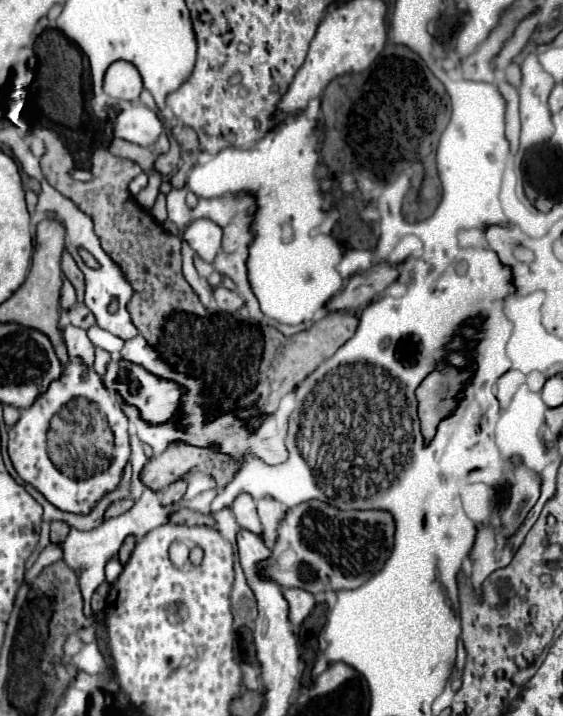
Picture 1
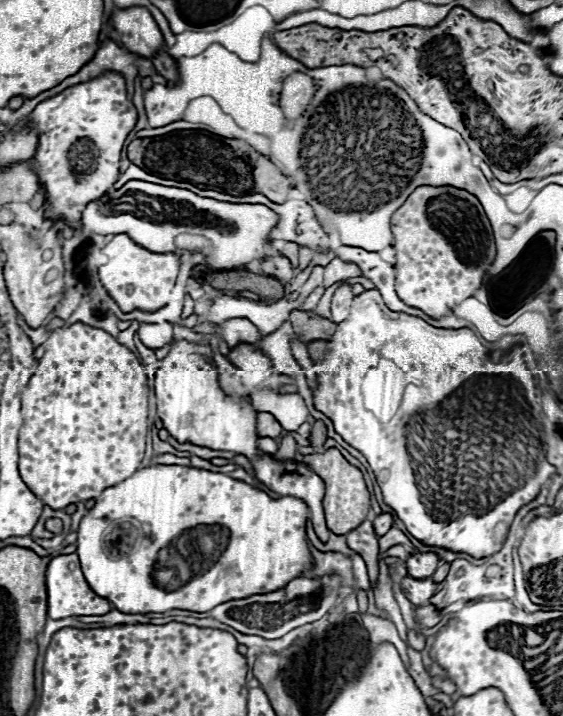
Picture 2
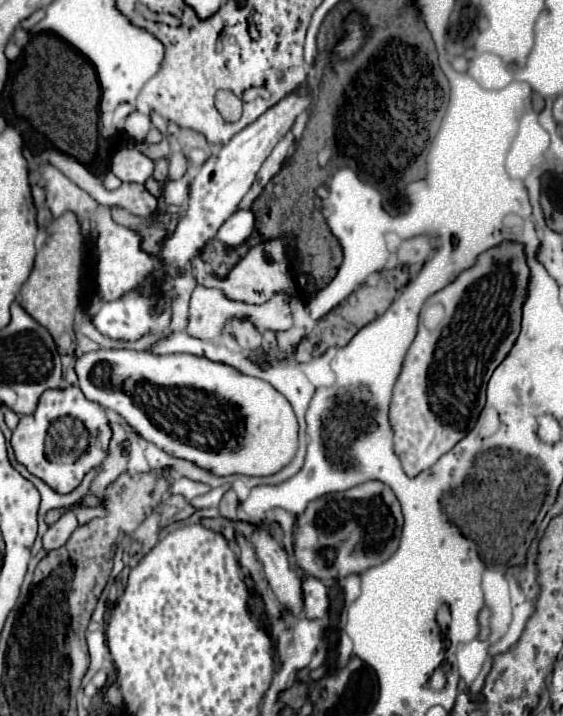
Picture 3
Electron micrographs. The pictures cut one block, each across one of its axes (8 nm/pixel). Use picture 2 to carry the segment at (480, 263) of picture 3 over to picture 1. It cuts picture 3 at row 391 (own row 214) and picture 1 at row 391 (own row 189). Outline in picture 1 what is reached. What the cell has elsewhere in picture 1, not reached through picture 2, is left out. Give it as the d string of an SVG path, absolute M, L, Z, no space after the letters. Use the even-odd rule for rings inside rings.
M440 366L418 386L418 416L422 422L422 434L426 434L426 440L434 436L434 426L454 410L456 402L454 396L462 390L462 382L470 376L474 366L466 372L458 372L450 366Z

